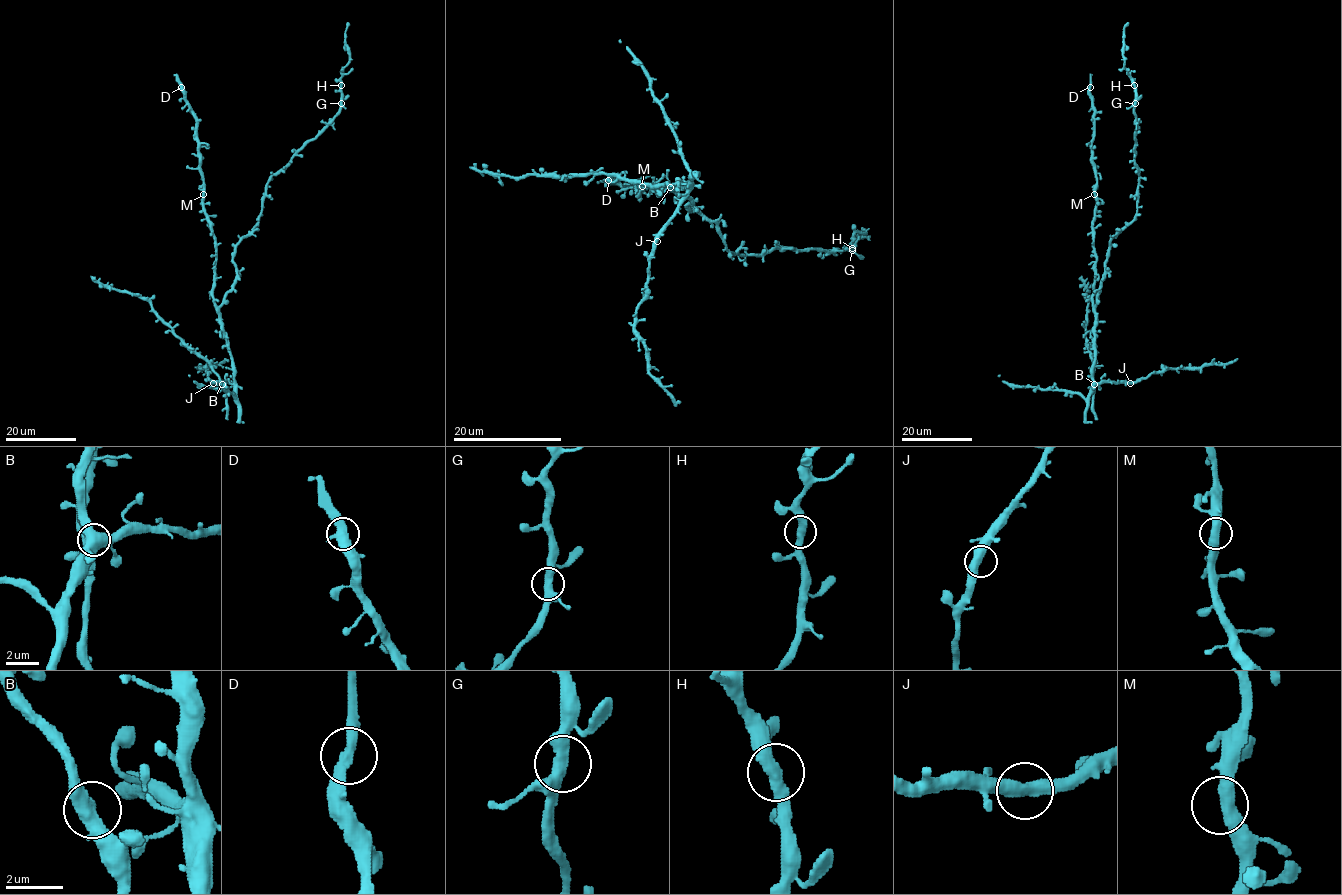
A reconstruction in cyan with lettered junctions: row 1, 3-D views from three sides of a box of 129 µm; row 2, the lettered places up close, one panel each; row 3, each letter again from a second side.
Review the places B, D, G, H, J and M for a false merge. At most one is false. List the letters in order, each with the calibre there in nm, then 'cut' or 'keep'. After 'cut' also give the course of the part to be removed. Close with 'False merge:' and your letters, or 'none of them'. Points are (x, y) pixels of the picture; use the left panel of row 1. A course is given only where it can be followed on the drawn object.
B: calibre 480 nm; keep
D: calibre 480 nm; keep
G: calibre 480 nm; keep
H: calibre 460 nm; keep
J: calibre 480 nm; keep
M: calibre 480 nm; keep
False merge: none of them

